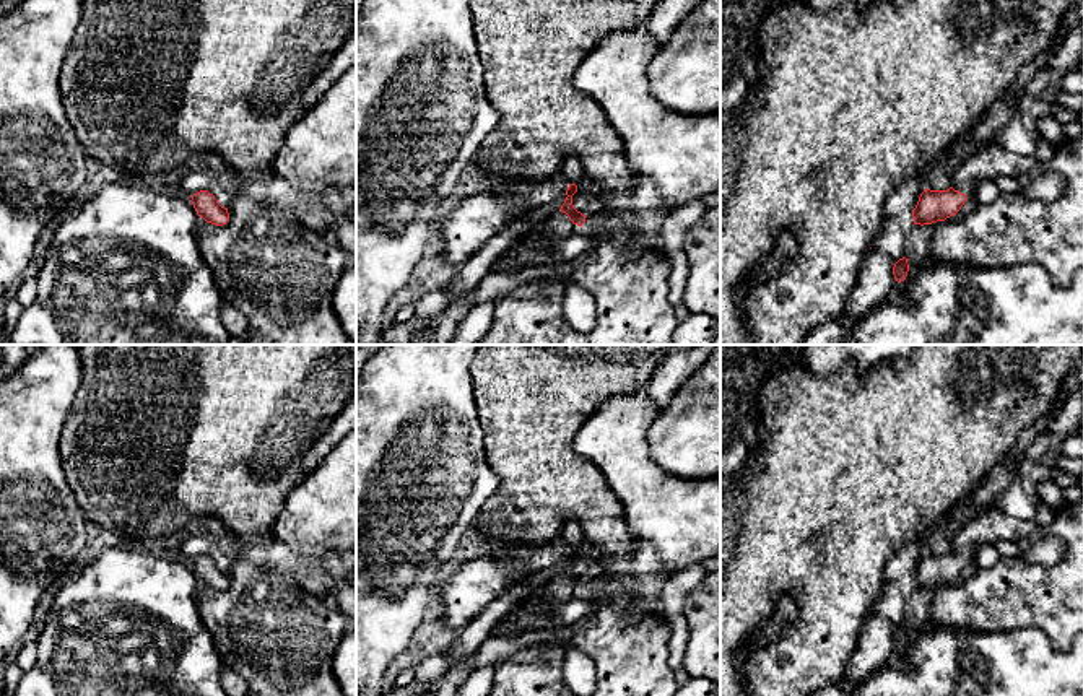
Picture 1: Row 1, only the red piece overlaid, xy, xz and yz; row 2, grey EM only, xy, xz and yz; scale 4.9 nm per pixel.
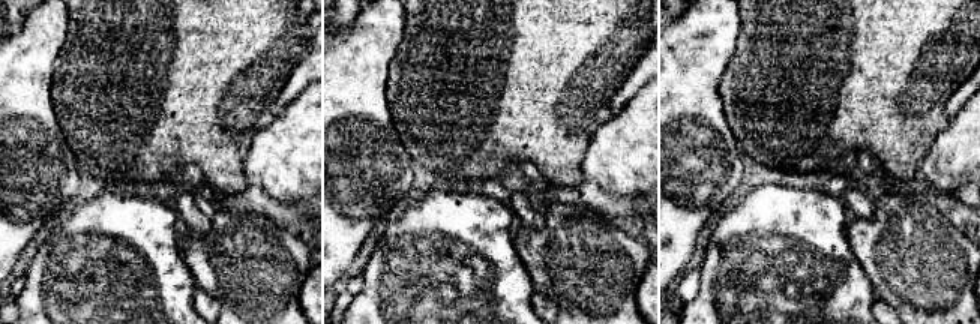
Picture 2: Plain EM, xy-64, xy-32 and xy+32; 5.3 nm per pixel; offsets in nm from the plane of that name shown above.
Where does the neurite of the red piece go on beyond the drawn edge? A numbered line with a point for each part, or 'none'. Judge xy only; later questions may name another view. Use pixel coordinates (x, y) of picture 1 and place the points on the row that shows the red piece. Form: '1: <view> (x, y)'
none

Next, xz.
1: xz (558, 226)

